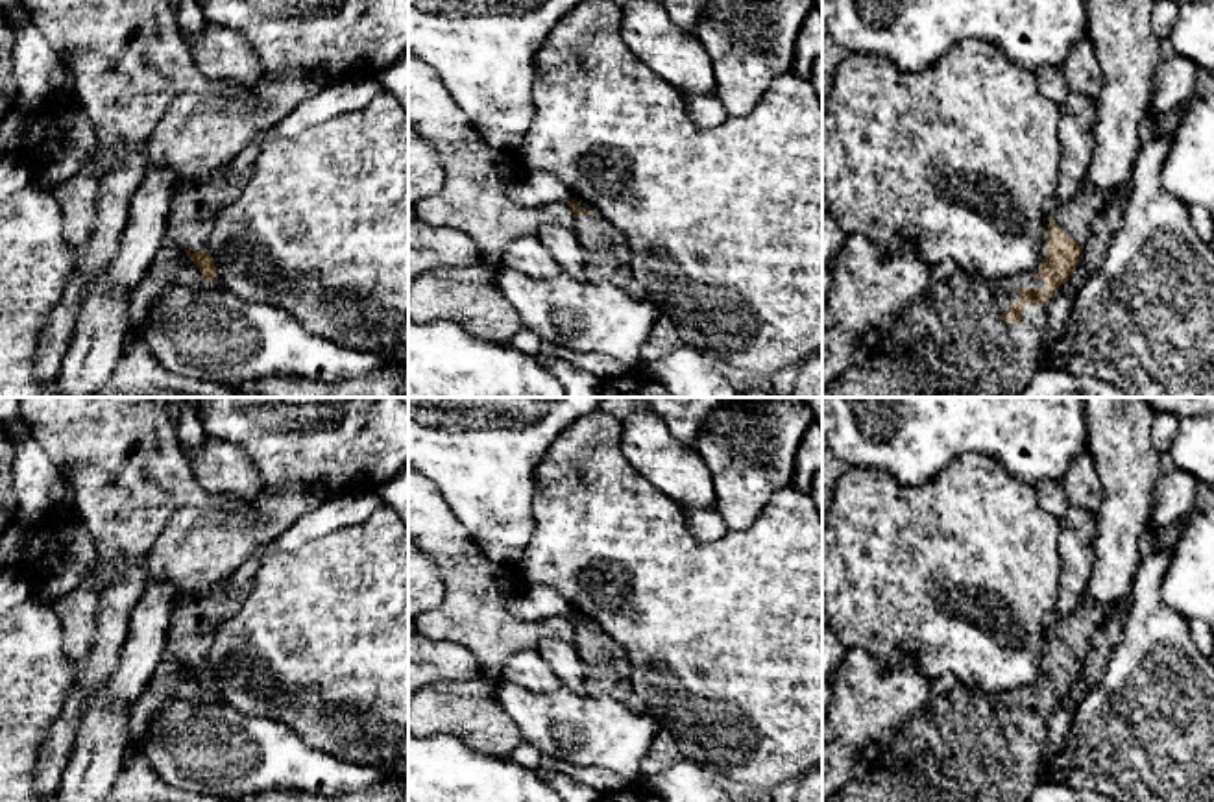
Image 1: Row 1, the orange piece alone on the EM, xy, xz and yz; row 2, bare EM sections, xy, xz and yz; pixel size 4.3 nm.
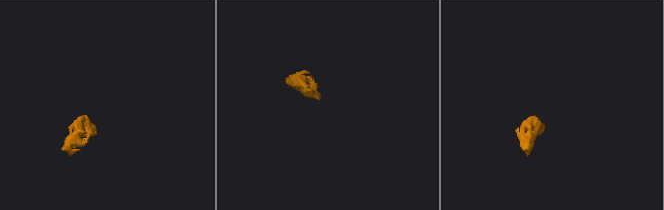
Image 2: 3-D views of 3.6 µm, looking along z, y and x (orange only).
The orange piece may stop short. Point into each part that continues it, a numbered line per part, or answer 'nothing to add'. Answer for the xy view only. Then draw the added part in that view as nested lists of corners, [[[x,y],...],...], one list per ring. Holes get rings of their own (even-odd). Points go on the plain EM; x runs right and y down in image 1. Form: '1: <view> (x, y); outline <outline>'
1: xy (194, 619); outline [[[224,580],[211,589],[179,597],[172,610],[164,656],[190,667],[207,665],[218,626],[238,612],[246,591],[248,588]]]

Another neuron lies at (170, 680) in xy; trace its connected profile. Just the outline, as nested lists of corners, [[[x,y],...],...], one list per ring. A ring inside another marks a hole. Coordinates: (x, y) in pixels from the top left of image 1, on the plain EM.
[[[164,656],[135,706],[129,710],[127,732],[131,737],[126,759],[142,758],[140,741],[148,732],[152,717],[166,700],[200,700],[201,697],[205,697],[205,691],[192,673],[187,671],[185,662]]]

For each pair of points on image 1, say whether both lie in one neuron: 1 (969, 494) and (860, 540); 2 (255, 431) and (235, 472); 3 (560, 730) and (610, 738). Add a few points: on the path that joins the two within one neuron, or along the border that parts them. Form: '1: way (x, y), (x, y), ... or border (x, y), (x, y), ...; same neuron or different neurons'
1: way (941, 522), (921, 540), (887, 540); same neuron
2: border (207, 433), (239, 446), (252, 461), (263, 486); different neurons
3: way (573, 730), (597, 730); same neuron

